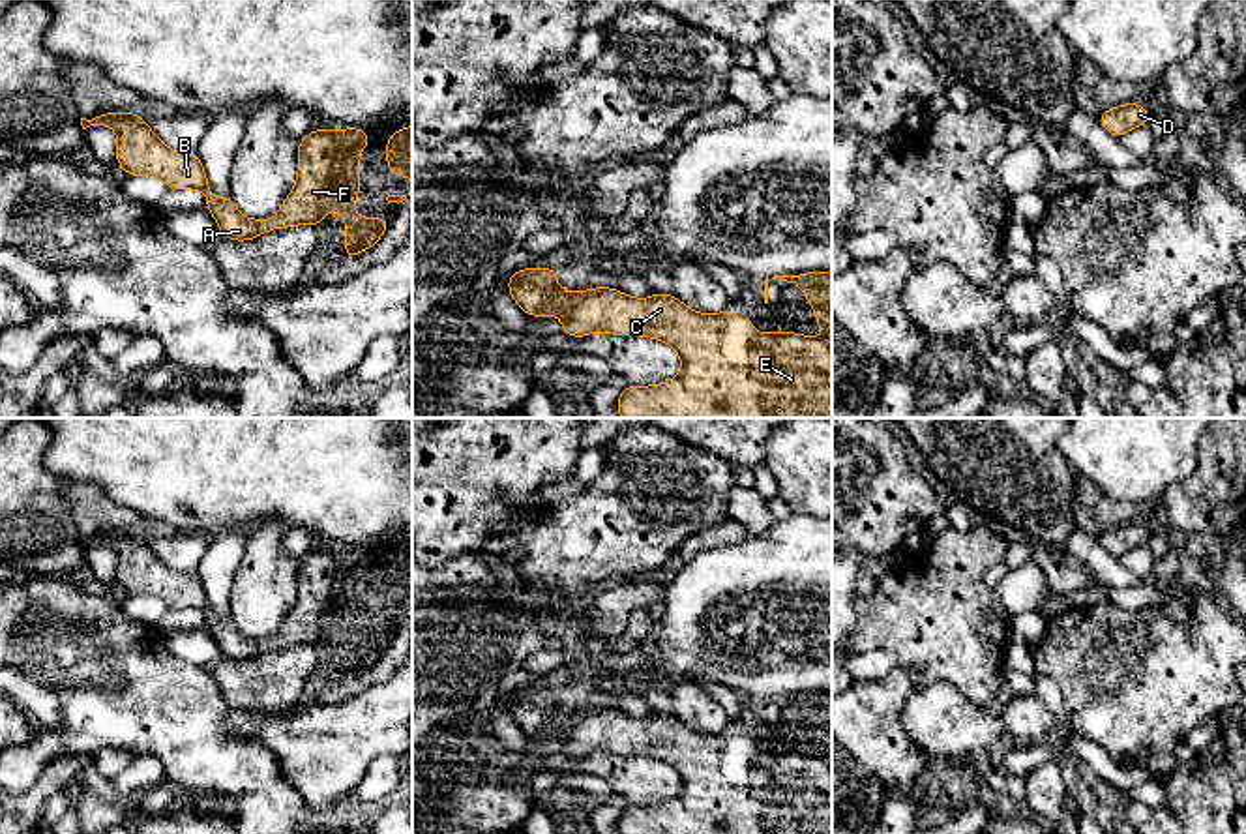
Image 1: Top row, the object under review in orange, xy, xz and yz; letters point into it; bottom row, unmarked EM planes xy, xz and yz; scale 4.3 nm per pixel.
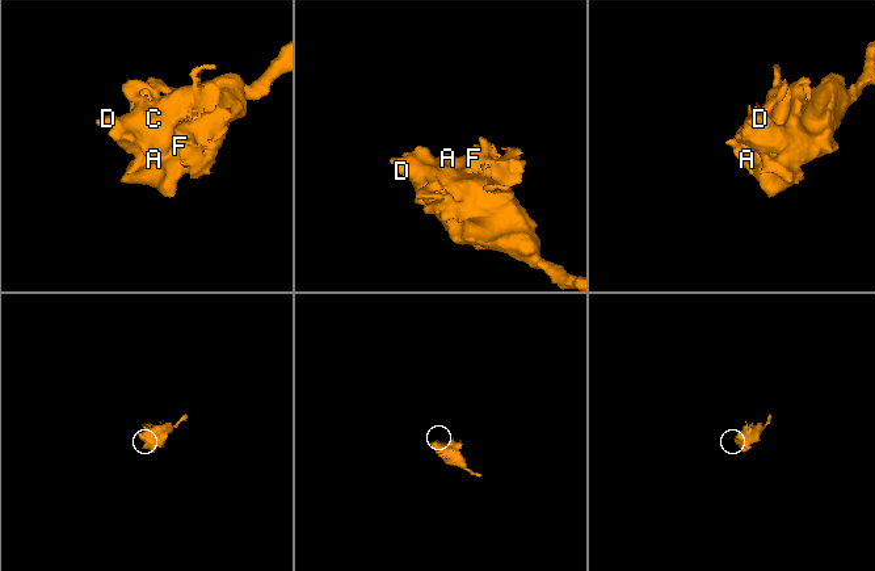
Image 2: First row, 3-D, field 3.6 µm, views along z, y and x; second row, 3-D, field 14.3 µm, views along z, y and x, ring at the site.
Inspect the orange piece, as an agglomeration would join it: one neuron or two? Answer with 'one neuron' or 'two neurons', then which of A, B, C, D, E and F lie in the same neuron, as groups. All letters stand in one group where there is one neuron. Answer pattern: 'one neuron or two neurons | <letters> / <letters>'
one neuron | A B C D E F

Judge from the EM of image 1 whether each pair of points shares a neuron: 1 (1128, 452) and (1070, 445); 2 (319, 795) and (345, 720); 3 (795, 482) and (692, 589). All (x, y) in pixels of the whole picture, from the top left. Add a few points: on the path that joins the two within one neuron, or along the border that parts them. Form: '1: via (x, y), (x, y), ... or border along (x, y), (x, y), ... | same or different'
1: via (1113, 445), (1085, 445) | same
2: via (325, 776), (325, 754), (340, 739) | same
3: border along (793, 512), (812, 516) | different

